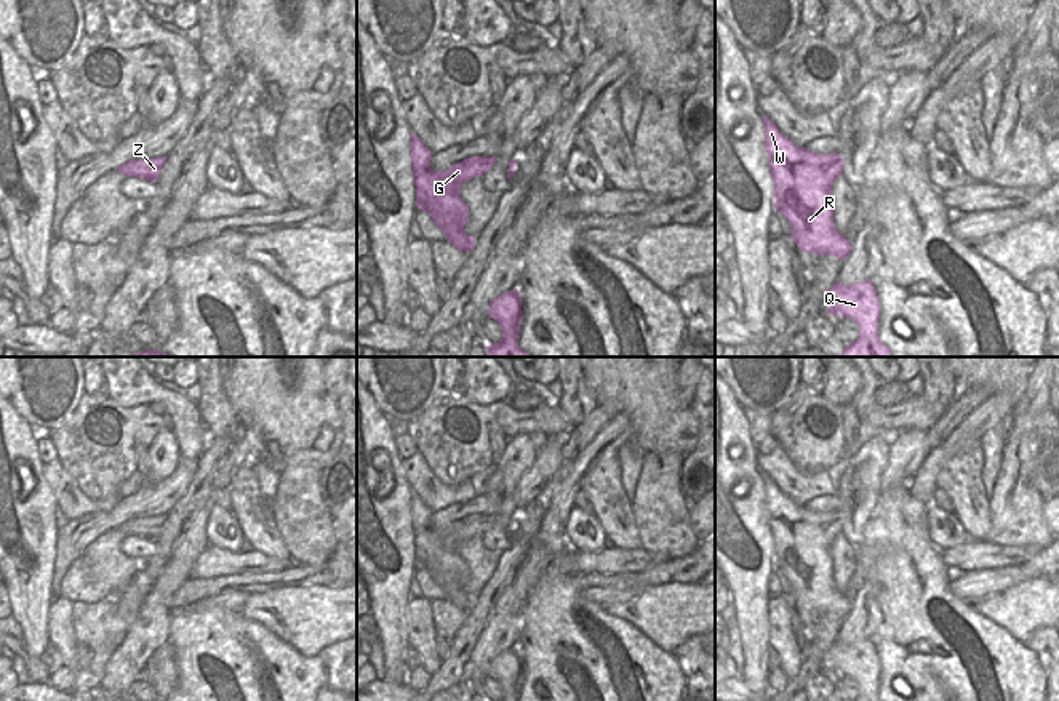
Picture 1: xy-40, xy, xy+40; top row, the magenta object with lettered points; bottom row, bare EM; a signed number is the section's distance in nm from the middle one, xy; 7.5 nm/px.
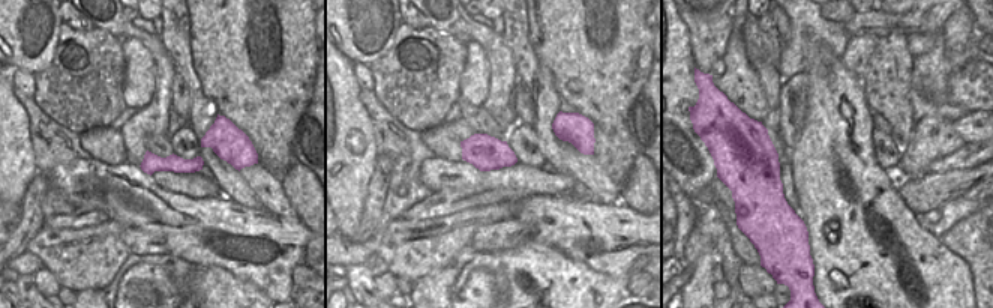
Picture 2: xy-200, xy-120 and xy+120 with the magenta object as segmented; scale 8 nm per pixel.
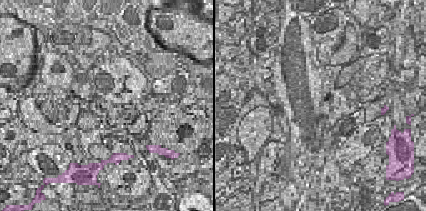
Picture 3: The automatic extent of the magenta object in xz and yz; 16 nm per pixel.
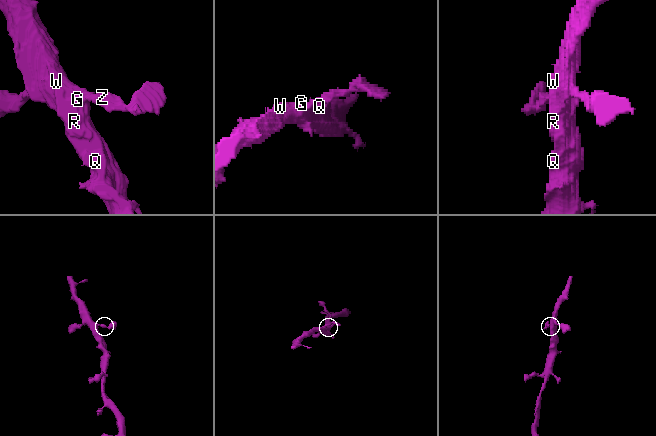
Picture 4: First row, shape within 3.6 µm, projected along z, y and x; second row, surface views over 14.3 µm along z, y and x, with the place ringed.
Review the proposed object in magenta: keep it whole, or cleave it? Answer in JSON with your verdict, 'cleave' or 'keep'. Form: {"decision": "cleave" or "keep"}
{"decision": "keep"}

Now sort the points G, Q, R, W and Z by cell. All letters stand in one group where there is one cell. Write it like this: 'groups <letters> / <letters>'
groups G Q R W Z

